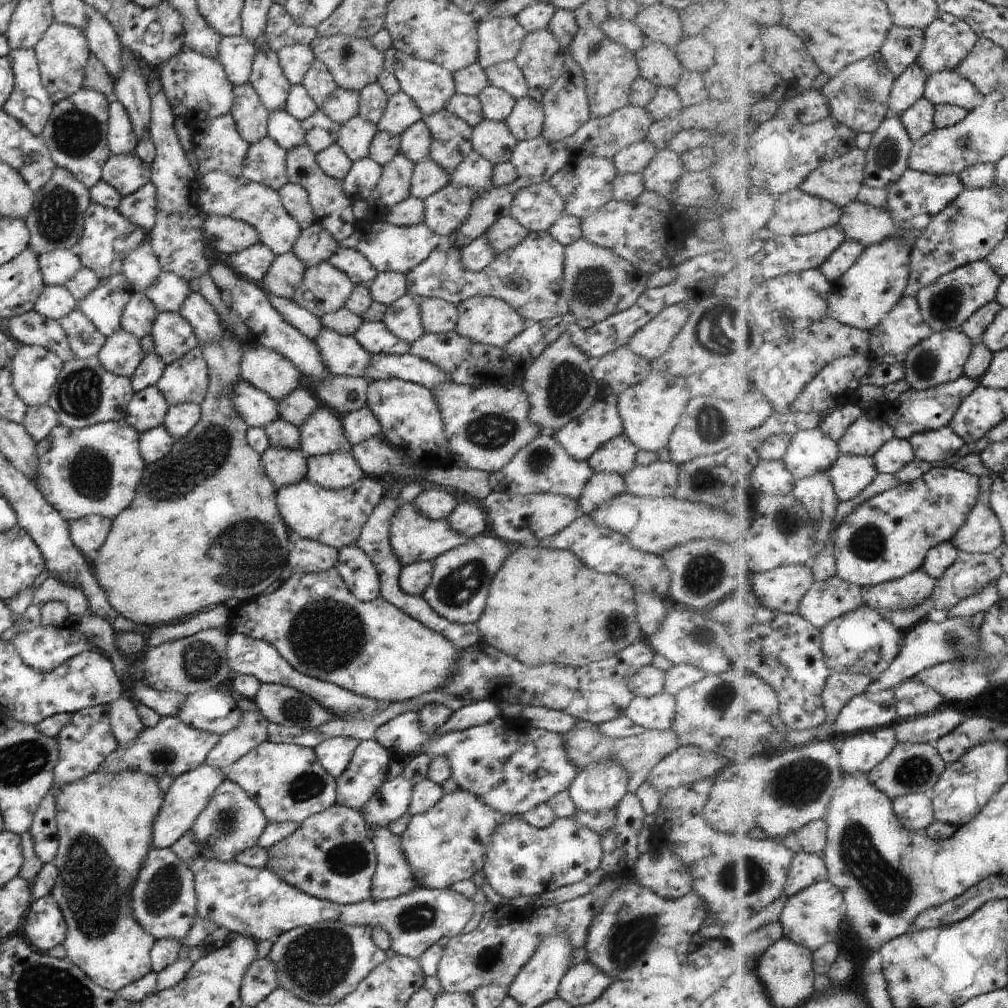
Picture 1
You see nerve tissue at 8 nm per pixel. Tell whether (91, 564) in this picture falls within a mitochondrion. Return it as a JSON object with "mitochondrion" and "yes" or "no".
{"mitochondrion":"no"}

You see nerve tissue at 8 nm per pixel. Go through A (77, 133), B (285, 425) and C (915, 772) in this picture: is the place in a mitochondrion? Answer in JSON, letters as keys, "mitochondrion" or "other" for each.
{"A":"mitochondrion","B":"other","C":"mitochondrion"}

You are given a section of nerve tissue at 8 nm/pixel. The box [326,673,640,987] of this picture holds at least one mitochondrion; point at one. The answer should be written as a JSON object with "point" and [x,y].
{"point":[419,915]}

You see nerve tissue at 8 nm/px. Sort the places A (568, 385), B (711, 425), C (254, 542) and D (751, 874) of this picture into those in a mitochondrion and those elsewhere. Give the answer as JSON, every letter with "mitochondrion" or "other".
{"A":"mitochondrion","B":"mitochondrion","C":"mitochondrion","D":"mitochondrion"}

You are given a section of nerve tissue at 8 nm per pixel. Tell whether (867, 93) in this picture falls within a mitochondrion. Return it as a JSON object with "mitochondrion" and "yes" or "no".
{"mitochondrion":"yes"}

